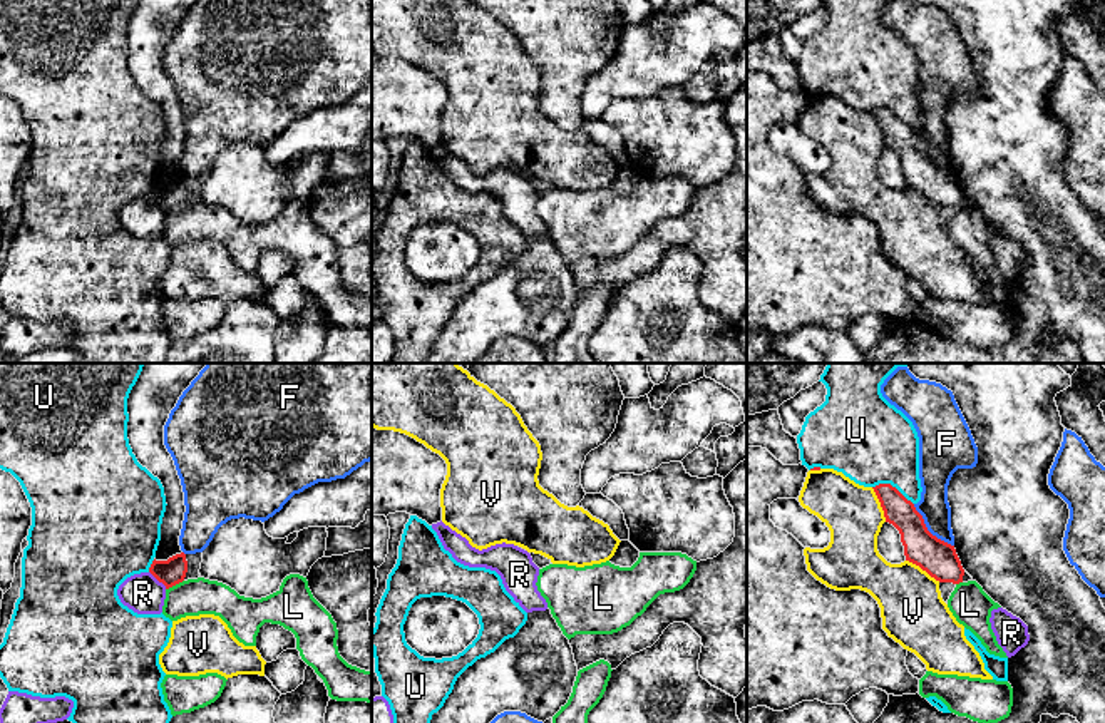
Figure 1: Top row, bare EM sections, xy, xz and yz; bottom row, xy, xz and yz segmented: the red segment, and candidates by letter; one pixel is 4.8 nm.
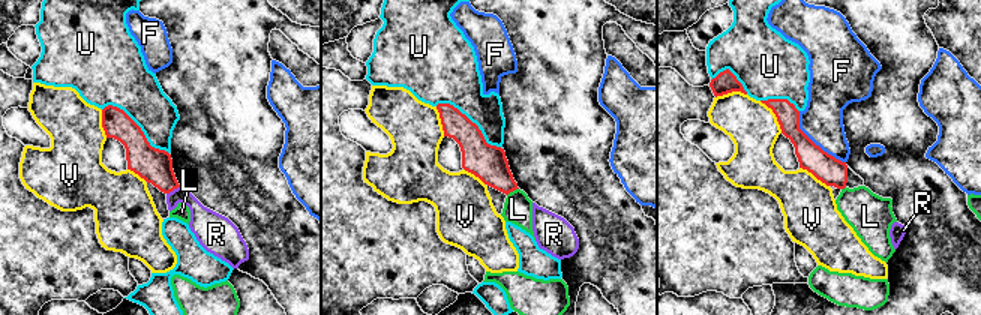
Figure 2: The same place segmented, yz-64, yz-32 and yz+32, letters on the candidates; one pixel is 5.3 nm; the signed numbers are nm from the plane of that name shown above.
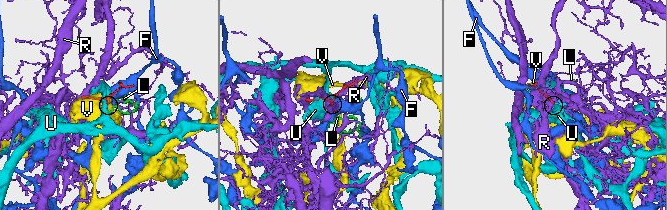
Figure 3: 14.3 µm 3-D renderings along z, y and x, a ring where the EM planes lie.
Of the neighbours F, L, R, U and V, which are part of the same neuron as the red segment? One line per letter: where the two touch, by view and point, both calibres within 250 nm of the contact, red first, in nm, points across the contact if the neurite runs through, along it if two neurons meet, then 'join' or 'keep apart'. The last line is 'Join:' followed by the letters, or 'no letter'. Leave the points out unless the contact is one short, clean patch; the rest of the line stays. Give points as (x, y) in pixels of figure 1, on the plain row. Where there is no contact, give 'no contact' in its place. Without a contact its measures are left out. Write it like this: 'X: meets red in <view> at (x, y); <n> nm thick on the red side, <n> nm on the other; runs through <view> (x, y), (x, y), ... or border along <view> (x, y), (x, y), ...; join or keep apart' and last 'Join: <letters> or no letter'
F: meets red in yz at (926, 154); 170 nm thick on the red side, 140 nm on the other; keep apart
L: meets red in xy at (174, 210); 130 nm thick on the red side, 180 nm on the other; border along xy (183, 205), (166, 215); keep apart
R: meets red in xy at (158, 205); 130 nm thick on the red side, 190 nm on the other; keep apart
U: meets red in yz at (891, 111); 140 nm thick on the red side, 400 nm on the other; keep apart
V: meets red in yz at (881, 129); 150 nm thick on the red side, 280 nm on the other; keep apart
Join: no letter

